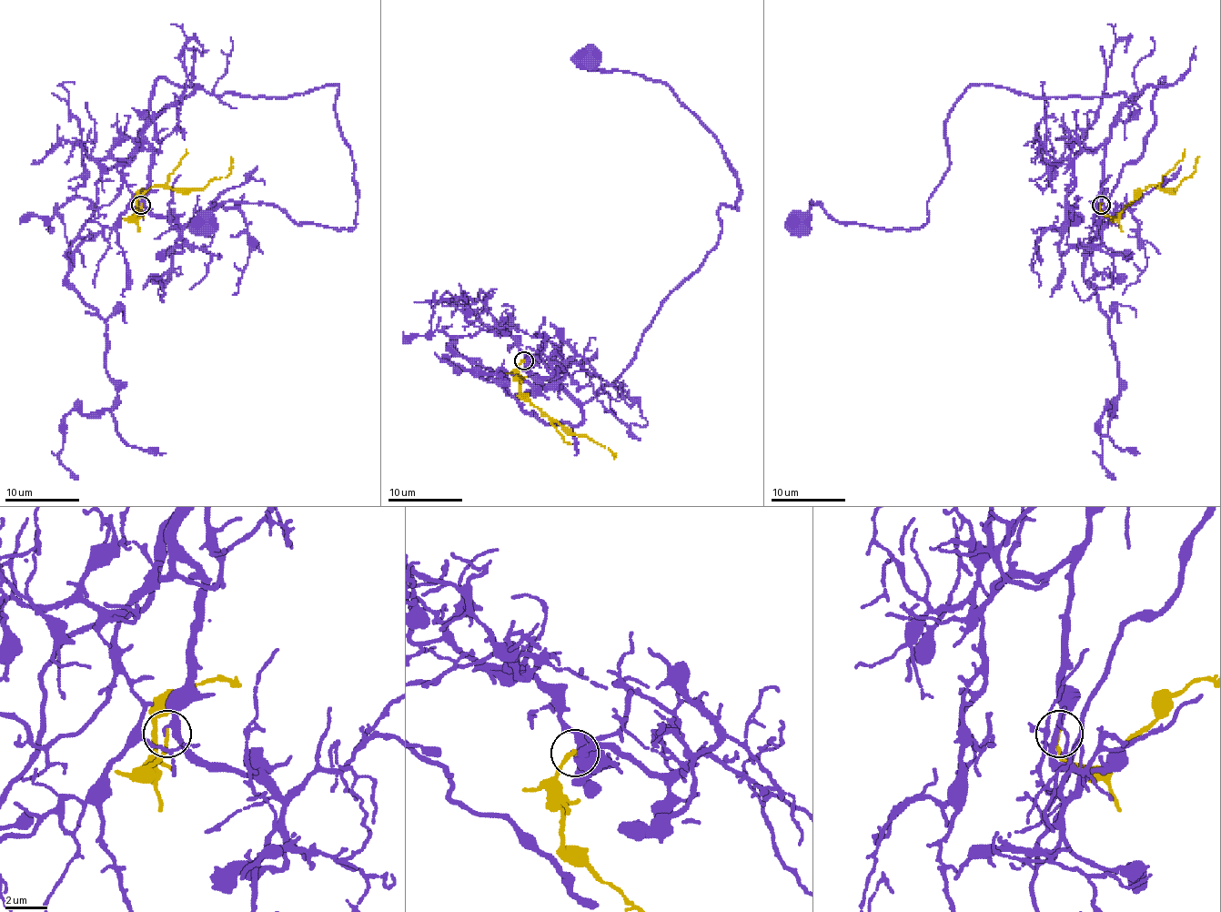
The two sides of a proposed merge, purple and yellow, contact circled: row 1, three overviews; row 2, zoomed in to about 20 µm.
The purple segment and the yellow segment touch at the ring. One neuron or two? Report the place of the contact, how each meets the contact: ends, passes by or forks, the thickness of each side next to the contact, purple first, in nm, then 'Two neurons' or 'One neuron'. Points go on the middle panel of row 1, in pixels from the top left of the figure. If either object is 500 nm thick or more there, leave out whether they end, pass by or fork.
Place: (524, 360). At the ring purple passes by. At the ring yellow ends. Thickness 200 nm (purple) against 170 nm. One neuron

